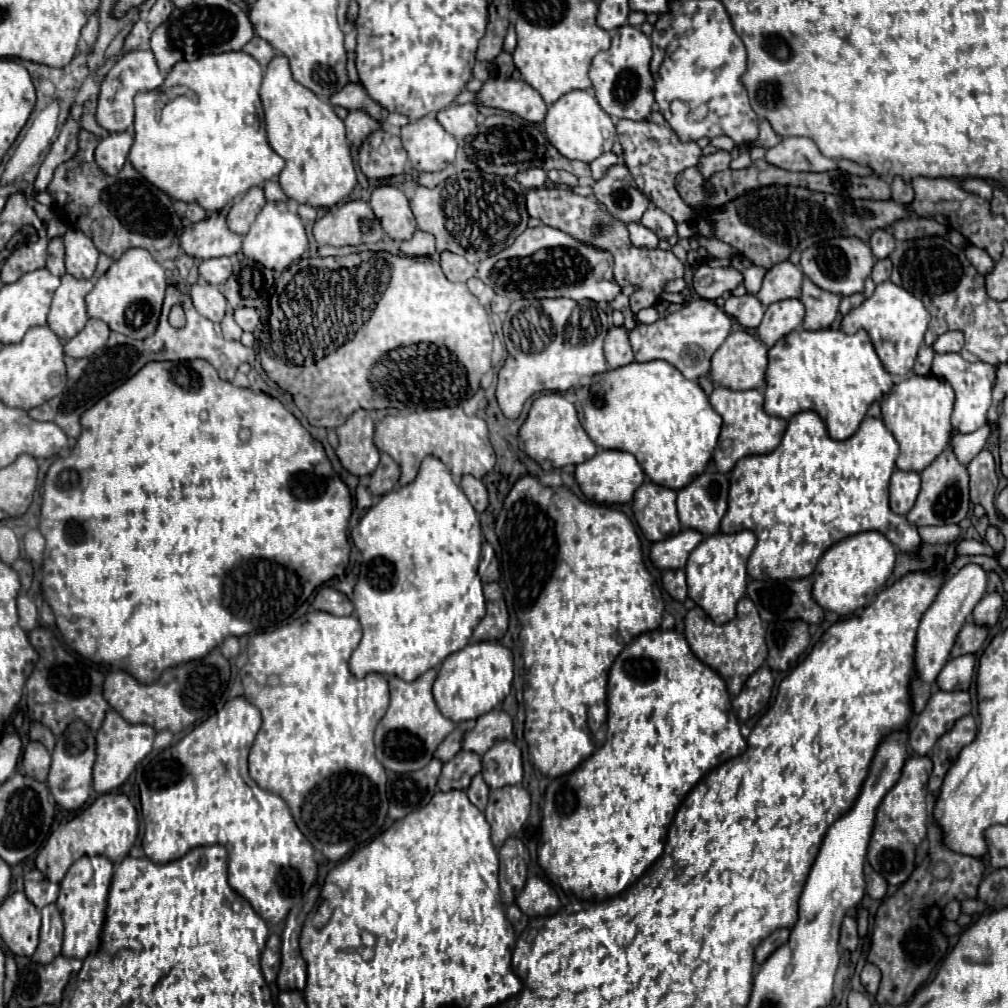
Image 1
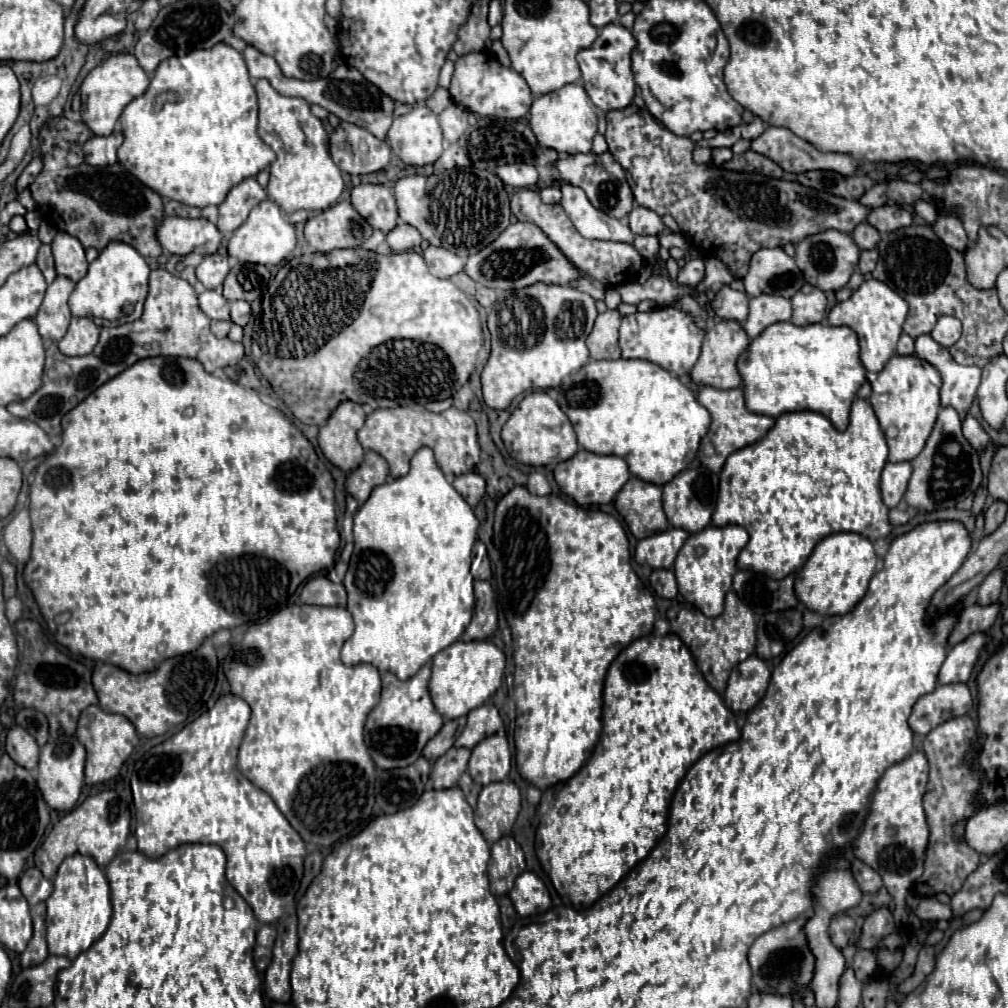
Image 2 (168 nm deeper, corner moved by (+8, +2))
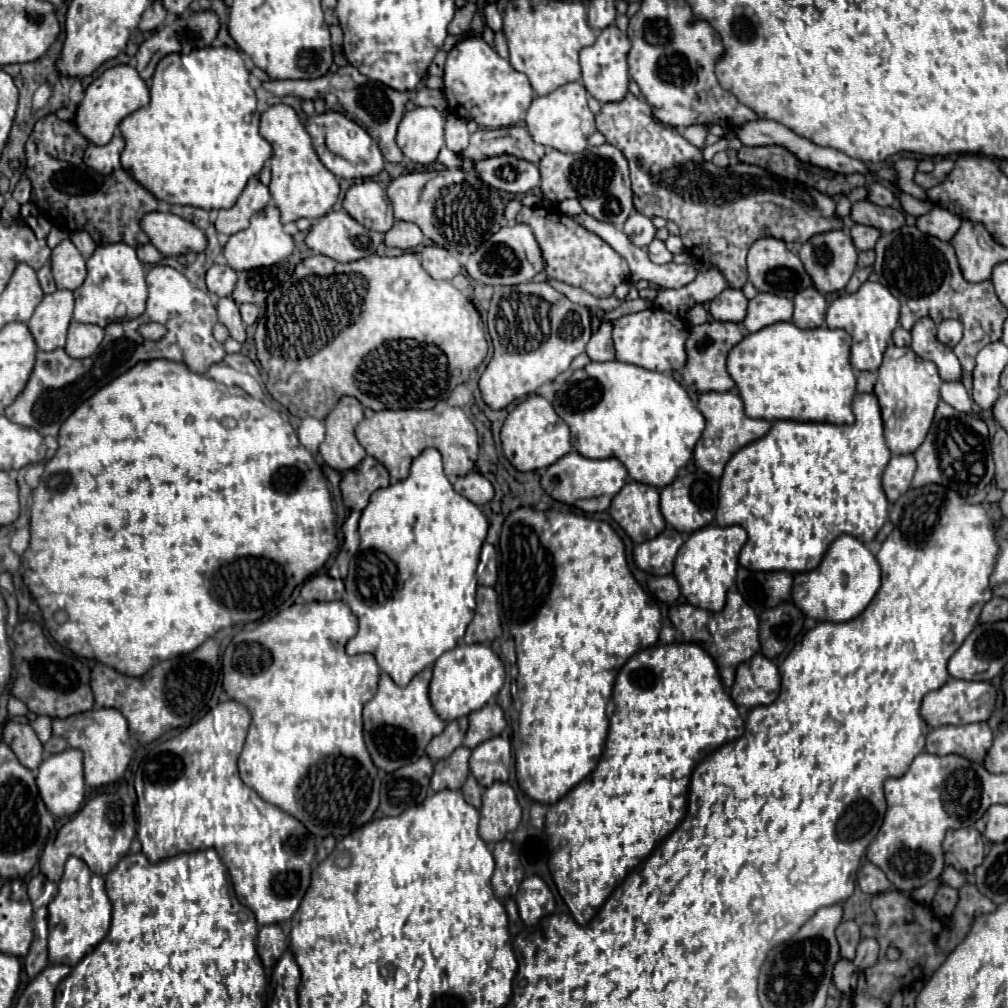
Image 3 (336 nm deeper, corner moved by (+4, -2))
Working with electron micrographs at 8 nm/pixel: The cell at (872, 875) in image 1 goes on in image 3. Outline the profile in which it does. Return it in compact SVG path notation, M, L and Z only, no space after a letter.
M867 861L857 871L857 883L863 893L873 893L873 895L891 889L891 883L883 875L883 871L879 871L879 867L875 867L873 863L867 863Z

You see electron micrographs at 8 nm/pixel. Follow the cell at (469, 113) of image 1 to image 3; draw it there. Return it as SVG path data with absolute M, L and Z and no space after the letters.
M447 115L447 123L445 123L445 143L455 153L461 153L469 145L467 121L463 117Z

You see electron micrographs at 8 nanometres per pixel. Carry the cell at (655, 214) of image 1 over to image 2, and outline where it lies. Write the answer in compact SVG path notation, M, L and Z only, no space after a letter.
M635 205L629 213L629 227L635 235L659 235L665 229L661 217L641 205Z

